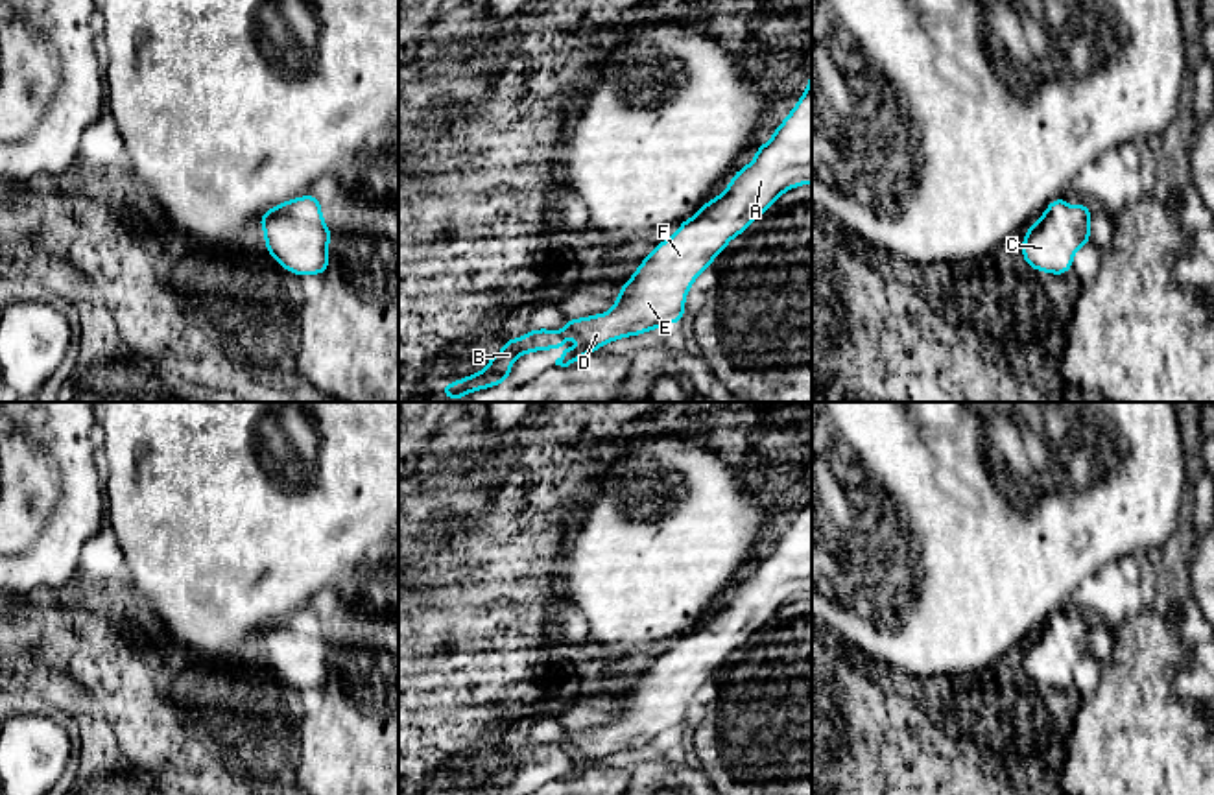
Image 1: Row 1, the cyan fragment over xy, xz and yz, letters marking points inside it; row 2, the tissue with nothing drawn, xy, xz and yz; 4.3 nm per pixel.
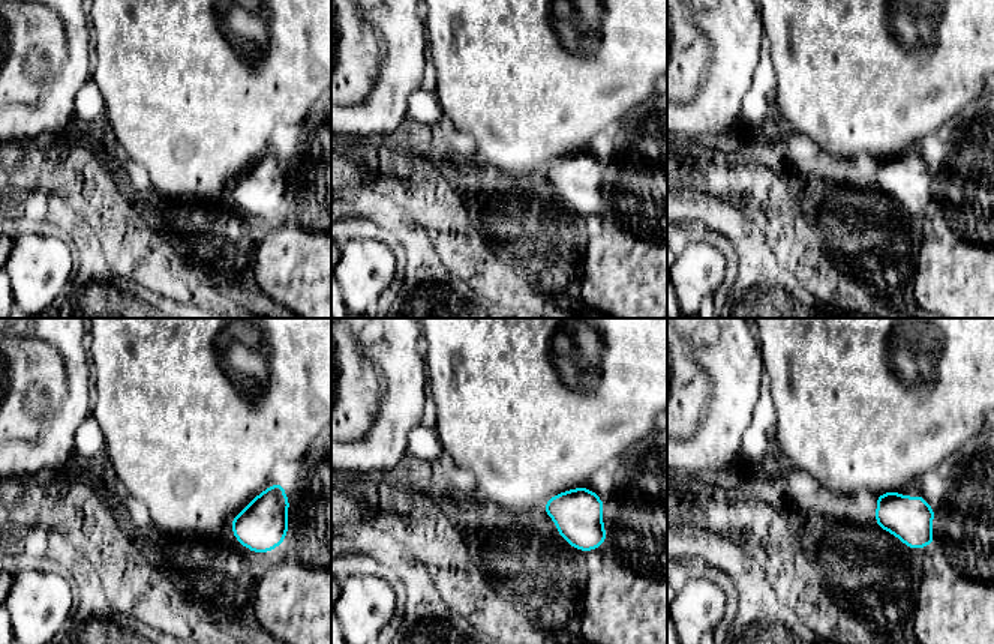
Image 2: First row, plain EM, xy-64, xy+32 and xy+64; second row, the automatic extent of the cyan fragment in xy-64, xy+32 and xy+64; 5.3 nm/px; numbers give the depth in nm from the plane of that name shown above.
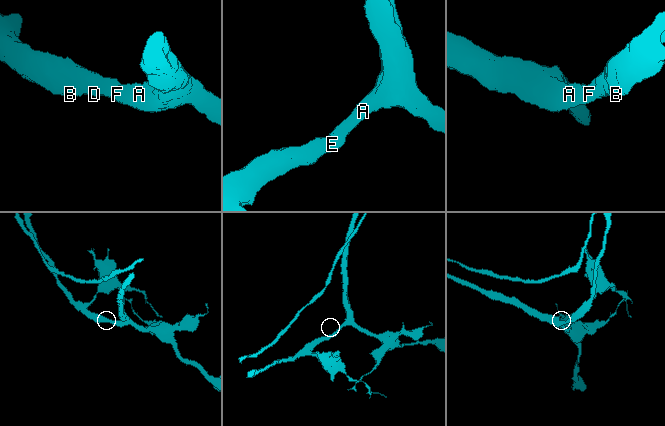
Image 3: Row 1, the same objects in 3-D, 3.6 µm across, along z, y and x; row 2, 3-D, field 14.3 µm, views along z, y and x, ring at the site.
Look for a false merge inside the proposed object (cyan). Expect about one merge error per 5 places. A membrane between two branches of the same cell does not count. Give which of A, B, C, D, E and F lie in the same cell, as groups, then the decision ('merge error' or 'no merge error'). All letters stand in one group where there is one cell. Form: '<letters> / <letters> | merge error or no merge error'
A B C D E F | no merge error

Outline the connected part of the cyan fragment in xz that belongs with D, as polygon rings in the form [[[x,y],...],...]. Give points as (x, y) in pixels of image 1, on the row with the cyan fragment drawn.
[[[812,70],[804,94],[771,140],[756,146],[753,162],[734,173],[720,197],[707,201],[694,218],[679,223],[675,236],[653,247],[637,273],[622,284],[613,310],[565,319],[565,334],[539,328],[518,339],[506,338],[502,352],[487,358],[487,369],[439,386],[446,400],[509,380],[518,356],[553,350],[568,338],[579,339],[583,347],[566,349],[555,365],[568,367],[605,343],[683,321],[684,299],[696,277],[712,266],[729,240],[745,232],[755,218],[797,184],[812,184]]]

